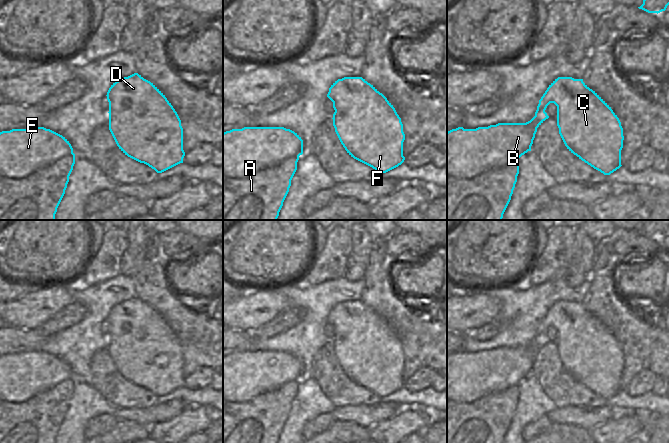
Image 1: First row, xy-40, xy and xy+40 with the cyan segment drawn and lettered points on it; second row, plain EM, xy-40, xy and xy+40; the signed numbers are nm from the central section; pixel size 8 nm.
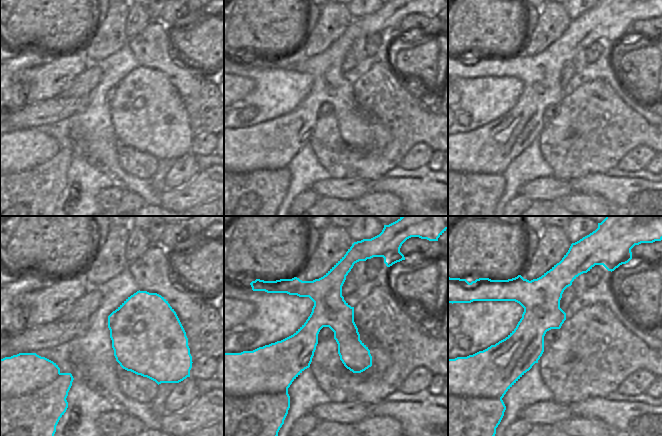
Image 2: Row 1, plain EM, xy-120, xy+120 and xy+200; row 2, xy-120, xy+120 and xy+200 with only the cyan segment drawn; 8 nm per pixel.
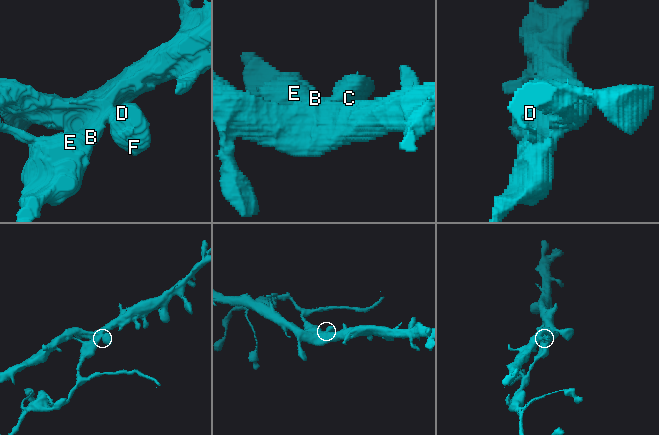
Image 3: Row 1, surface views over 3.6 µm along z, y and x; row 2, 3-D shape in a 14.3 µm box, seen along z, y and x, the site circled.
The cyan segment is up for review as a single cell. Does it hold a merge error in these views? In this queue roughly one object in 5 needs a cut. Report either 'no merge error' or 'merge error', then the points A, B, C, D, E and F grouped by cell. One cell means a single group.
merge error; groups A / B C D E F

